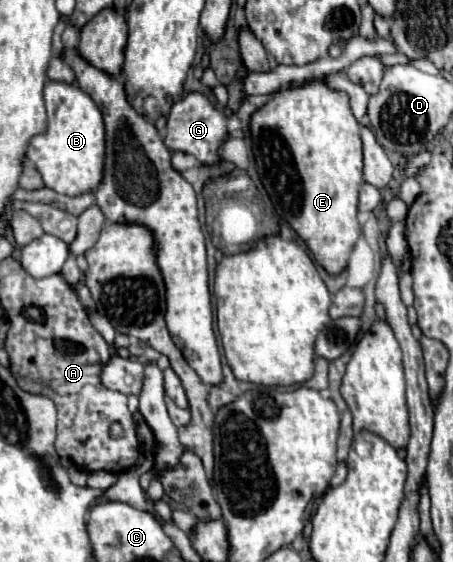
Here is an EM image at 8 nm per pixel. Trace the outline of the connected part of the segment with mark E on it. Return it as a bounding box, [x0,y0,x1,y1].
[250,80,364,276]

